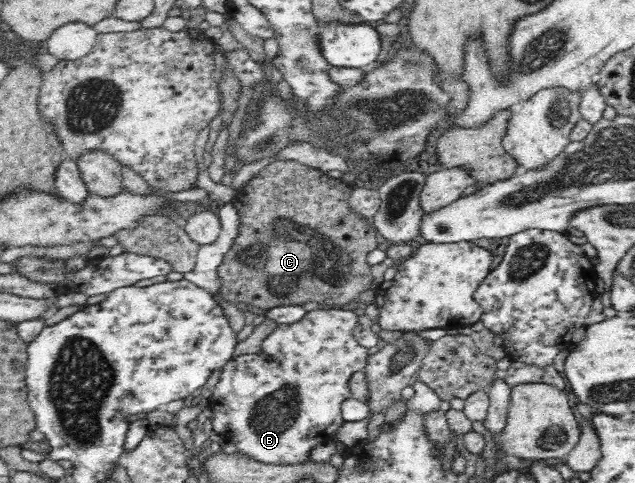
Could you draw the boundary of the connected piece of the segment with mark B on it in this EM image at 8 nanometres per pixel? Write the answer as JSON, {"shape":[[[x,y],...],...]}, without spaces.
{"shape":[[[349,307],[333,308],[332,310],[312,310],[304,315],[302,320],[294,324],[280,324],[276,330],[270,332],[266,338],[261,342],[261,350],[273,359],[266,359],[260,353],[240,354],[240,356],[233,356],[220,370],[220,378],[215,385],[211,398],[209,400],[209,407],[212,409],[212,428],[214,432],[222,435],[229,440],[237,442],[238,451],[252,456],[260,462],[268,464],[294,464],[294,462],[304,462],[308,459],[309,452],[316,446],[320,445],[321,438],[330,436],[330,434],[337,432],[337,430],[344,424],[344,419],[341,413],[341,408],[344,401],[352,398],[352,391],[349,387],[349,382],[354,373],[358,370],[364,370],[368,364],[368,349],[364,348],[360,343],[354,339],[354,328],[356,328],[358,317]]]}

